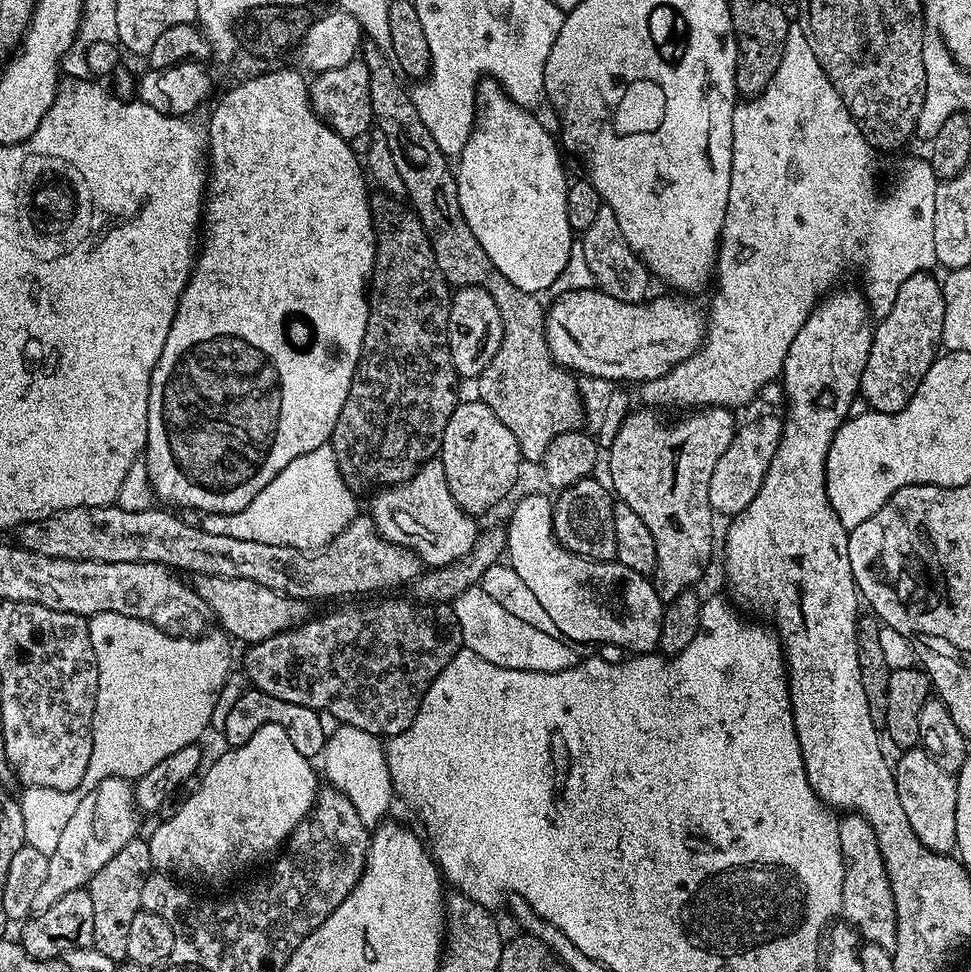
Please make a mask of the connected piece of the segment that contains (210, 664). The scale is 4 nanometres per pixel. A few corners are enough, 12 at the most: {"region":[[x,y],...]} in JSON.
{"region":[[91,617],[92,753],[79,788],[25,787],[51,856],[82,793],[135,782],[209,731],[233,667],[220,630]]}

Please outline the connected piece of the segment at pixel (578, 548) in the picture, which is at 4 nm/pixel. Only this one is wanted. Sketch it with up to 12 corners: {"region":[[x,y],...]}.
{"region":[[596,478],[559,489],[552,525],[566,550],[616,560],[614,496]]}

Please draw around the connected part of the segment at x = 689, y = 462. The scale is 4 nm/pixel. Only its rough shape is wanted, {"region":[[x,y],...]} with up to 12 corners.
{"region":[[731,408],[632,412],[611,491],[654,534],[658,598],[712,560],[710,474]]}

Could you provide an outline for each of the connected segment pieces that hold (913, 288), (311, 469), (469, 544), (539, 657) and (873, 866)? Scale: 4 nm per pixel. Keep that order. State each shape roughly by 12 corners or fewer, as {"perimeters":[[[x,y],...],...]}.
{"perimeters":[[[904,280],[875,325],[860,396],[914,398],[943,338],[941,281]],[[331,443],[210,534],[324,548],[358,515]],[[427,460],[379,489],[374,526],[428,568],[461,560],[477,521]],[[479,586],[451,605],[463,647],[510,670],[561,672],[577,649]],[[839,821],[840,911],[863,943],[898,942],[894,890],[874,830]]]}

